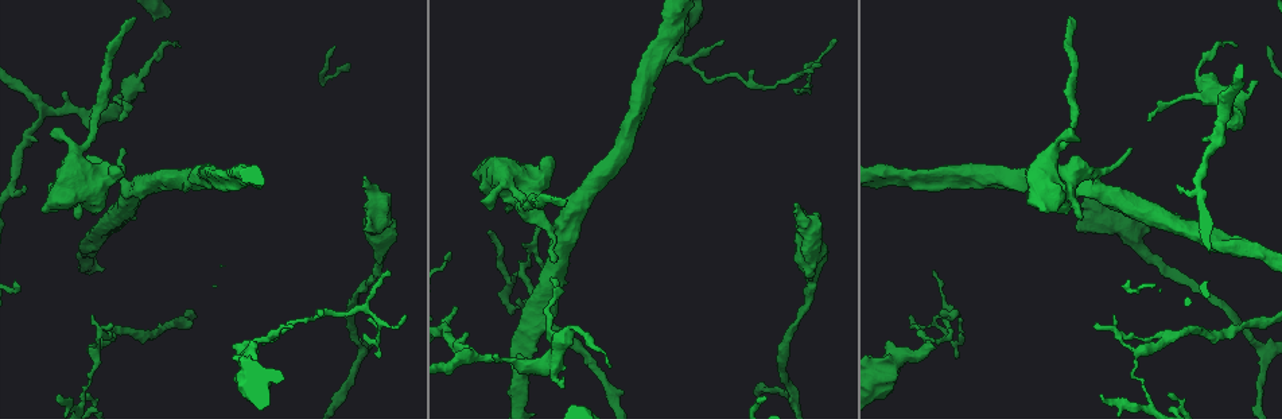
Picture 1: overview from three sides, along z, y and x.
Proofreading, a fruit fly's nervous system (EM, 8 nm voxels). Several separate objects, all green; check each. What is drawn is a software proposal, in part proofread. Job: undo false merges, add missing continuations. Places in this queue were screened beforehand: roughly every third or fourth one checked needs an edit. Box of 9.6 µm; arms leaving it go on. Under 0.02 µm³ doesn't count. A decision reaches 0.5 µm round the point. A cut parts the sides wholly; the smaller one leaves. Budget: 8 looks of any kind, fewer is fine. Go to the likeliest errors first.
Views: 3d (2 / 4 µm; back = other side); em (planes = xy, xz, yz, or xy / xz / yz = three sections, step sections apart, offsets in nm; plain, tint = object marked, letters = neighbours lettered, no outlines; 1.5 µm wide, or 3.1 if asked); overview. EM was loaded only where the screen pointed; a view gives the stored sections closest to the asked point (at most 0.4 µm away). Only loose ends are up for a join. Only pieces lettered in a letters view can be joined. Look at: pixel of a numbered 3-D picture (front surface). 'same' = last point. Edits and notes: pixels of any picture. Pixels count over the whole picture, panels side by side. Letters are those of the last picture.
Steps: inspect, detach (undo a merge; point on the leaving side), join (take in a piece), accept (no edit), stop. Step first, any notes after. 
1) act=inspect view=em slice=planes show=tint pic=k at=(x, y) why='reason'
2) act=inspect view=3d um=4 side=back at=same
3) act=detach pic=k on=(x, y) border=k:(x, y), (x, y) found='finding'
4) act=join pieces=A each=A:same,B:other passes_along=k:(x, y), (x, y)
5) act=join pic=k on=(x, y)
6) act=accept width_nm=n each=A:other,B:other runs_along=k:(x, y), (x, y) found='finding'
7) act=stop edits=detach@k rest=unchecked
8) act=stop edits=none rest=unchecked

act=inspect view=em slice=planes show=letters pic=1 at=(136, 19) why='long arm stops here'

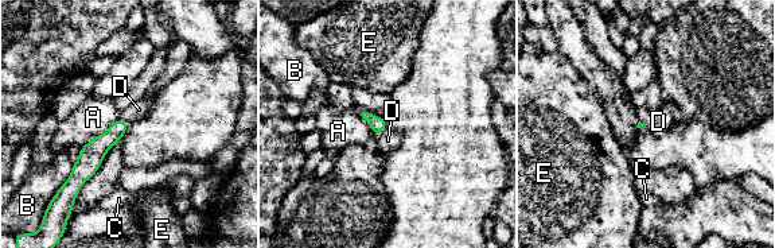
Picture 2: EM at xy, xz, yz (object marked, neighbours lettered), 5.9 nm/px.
act=join pieces=D each=A:other,B:other,C:other,D:same,E:other passes_along=2:(377, 124), (381, 131), (388, 140) found='the neuron continues'

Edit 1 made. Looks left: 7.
act=inspect view=overview why='see it whole again'

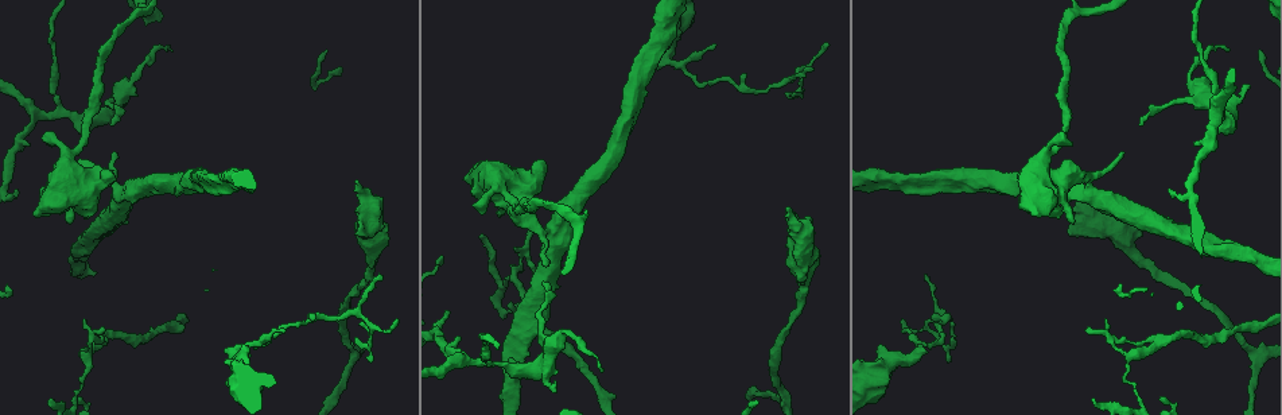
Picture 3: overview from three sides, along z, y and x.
act=inspect view=em slice=planes show=letters pic=3 at=(788, 210) why='stops while still wide'

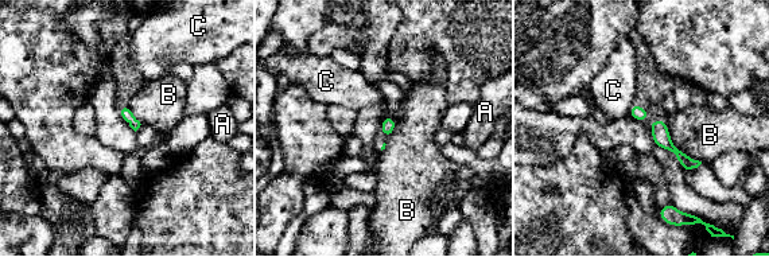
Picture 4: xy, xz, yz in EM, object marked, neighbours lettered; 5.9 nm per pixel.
act=accept each=A:other,B:other,C:other border=4:(675, 147), (702, 162) found='no lettered piece goes on from it'

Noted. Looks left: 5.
act=inspect view=em slice=xy step=8 show=tint pic=3 at=(1088, 192) why='a narrow waist'

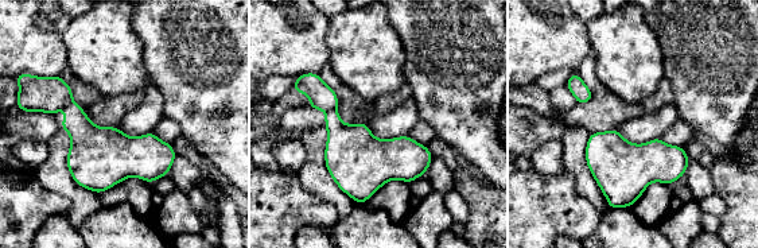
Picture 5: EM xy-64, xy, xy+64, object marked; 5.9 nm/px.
act=inspect view=em slice=planes show=letters at=same

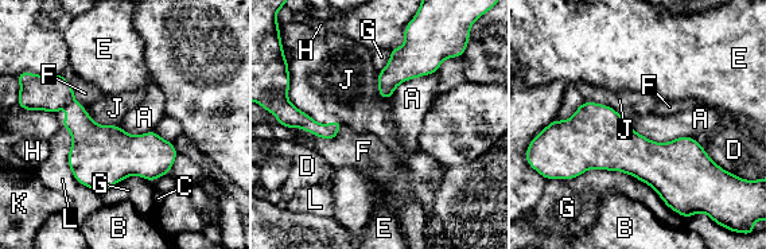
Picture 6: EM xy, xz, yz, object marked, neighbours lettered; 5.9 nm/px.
act=detach pic=6 on=(291, 117) width_nm=300 each=A:other,B:other,C:other,D:other,E:other,F:other,G:other,H:other,J:other,K:other,L:other border=6:(327, 124), (335, 135) found='a second neuron is stuck on'

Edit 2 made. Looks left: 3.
act=stop edits=join@2,detach@6 rest=unchecked

